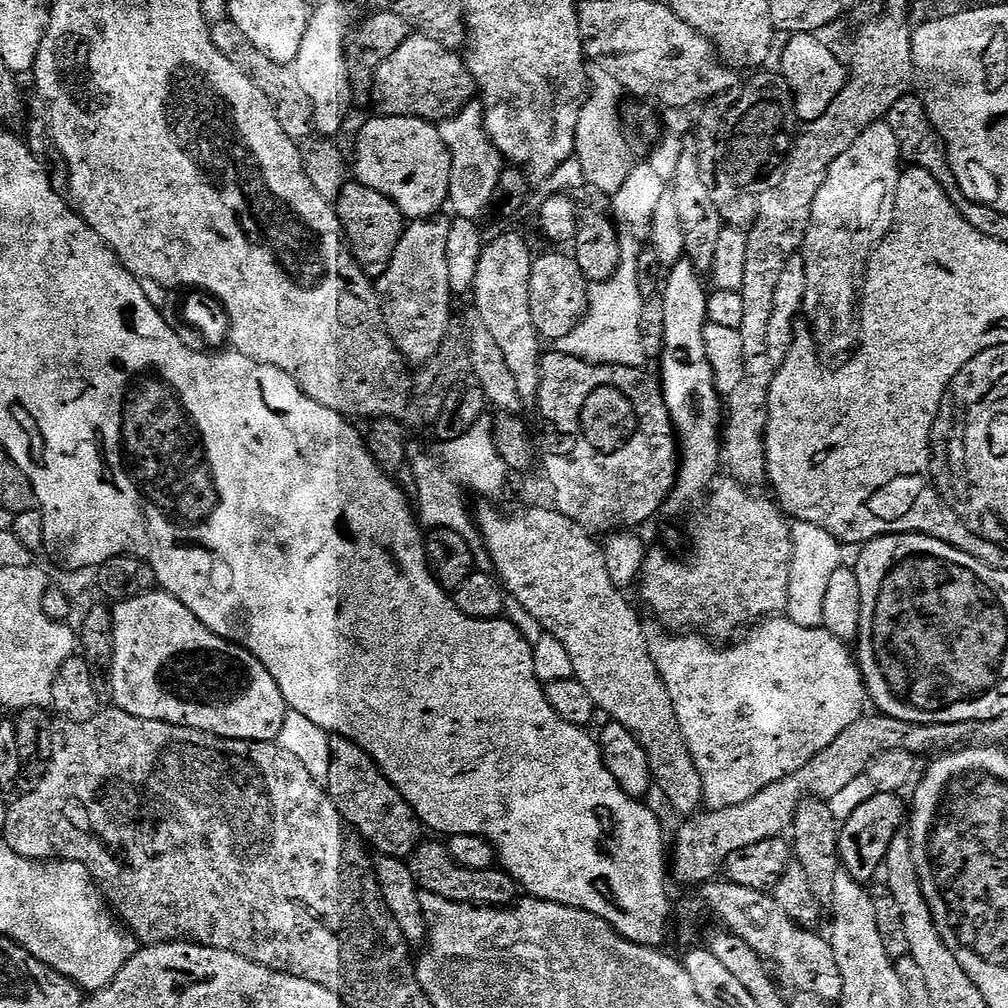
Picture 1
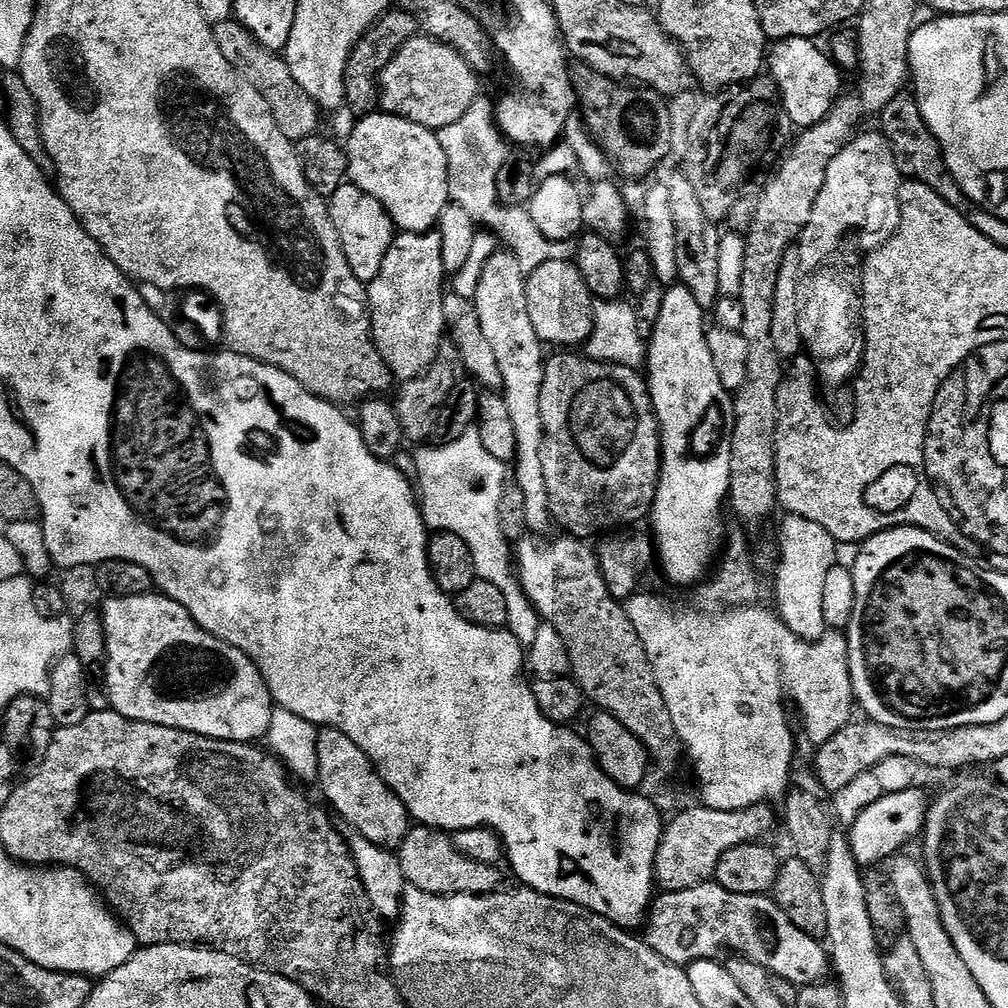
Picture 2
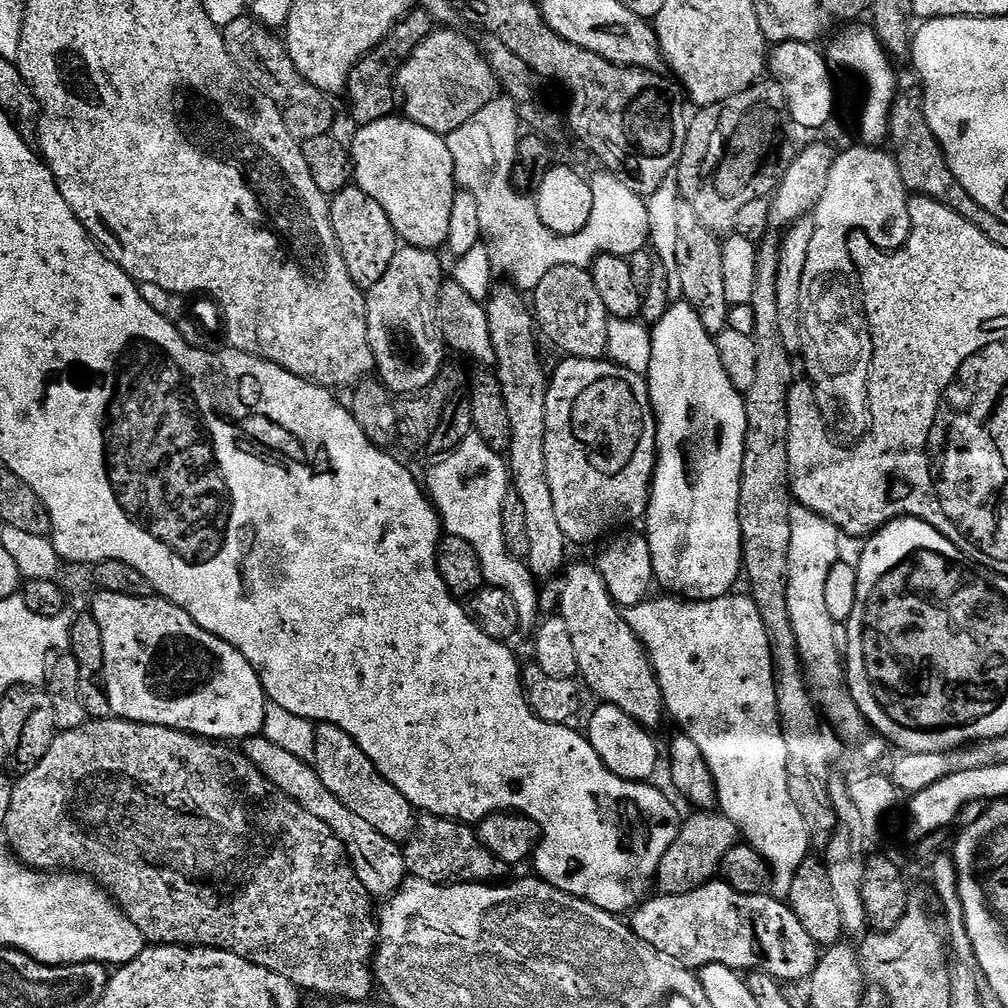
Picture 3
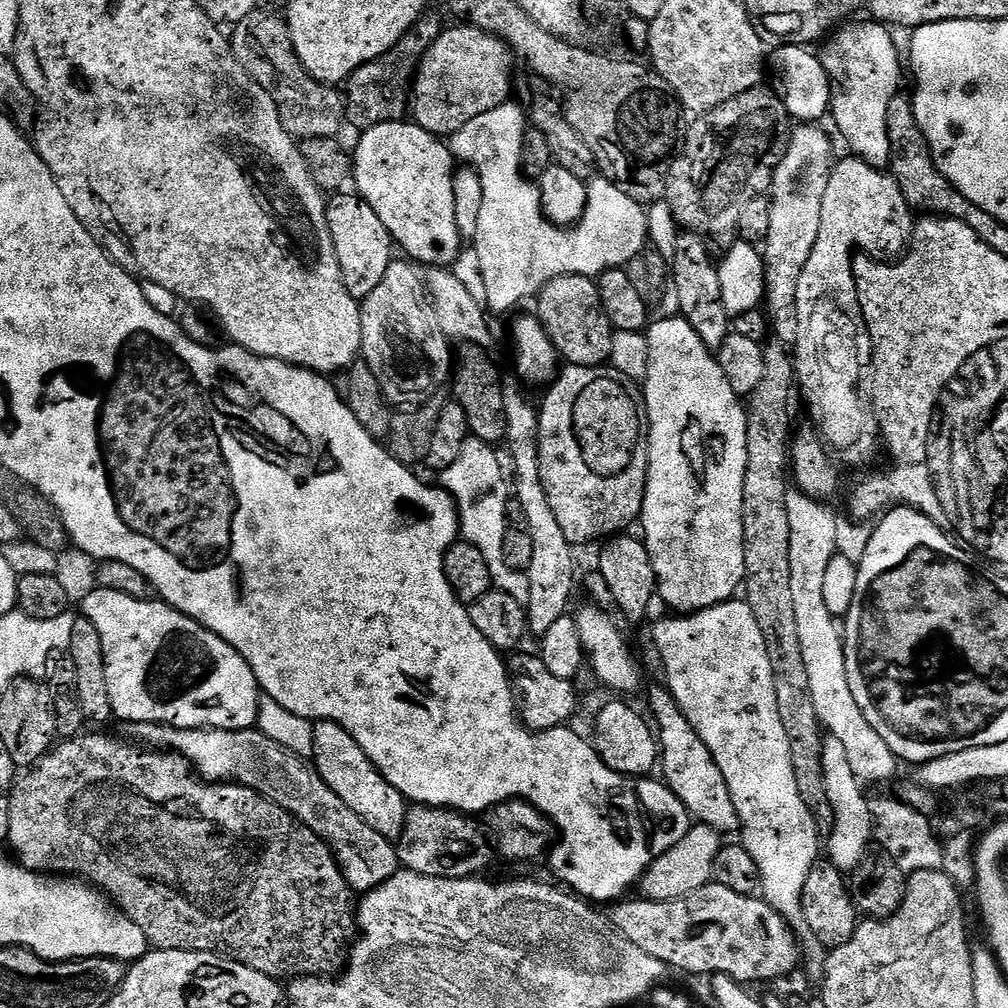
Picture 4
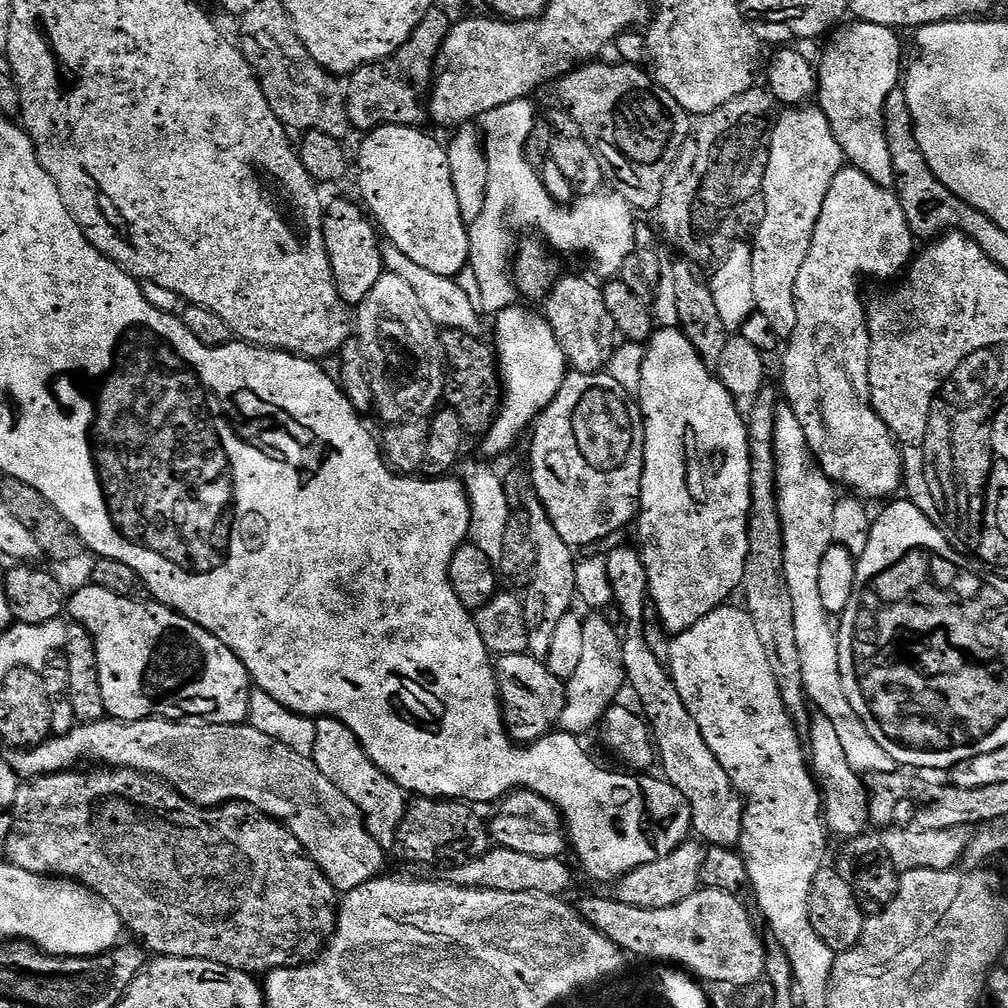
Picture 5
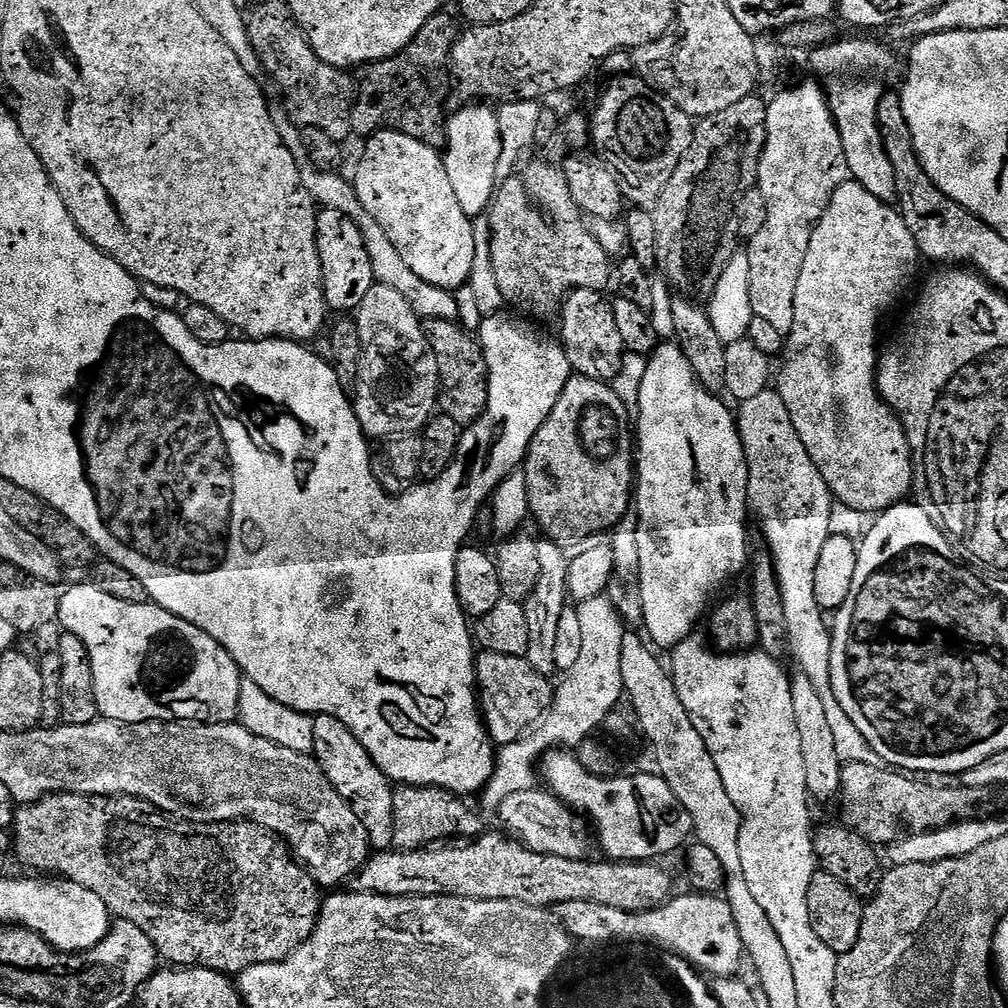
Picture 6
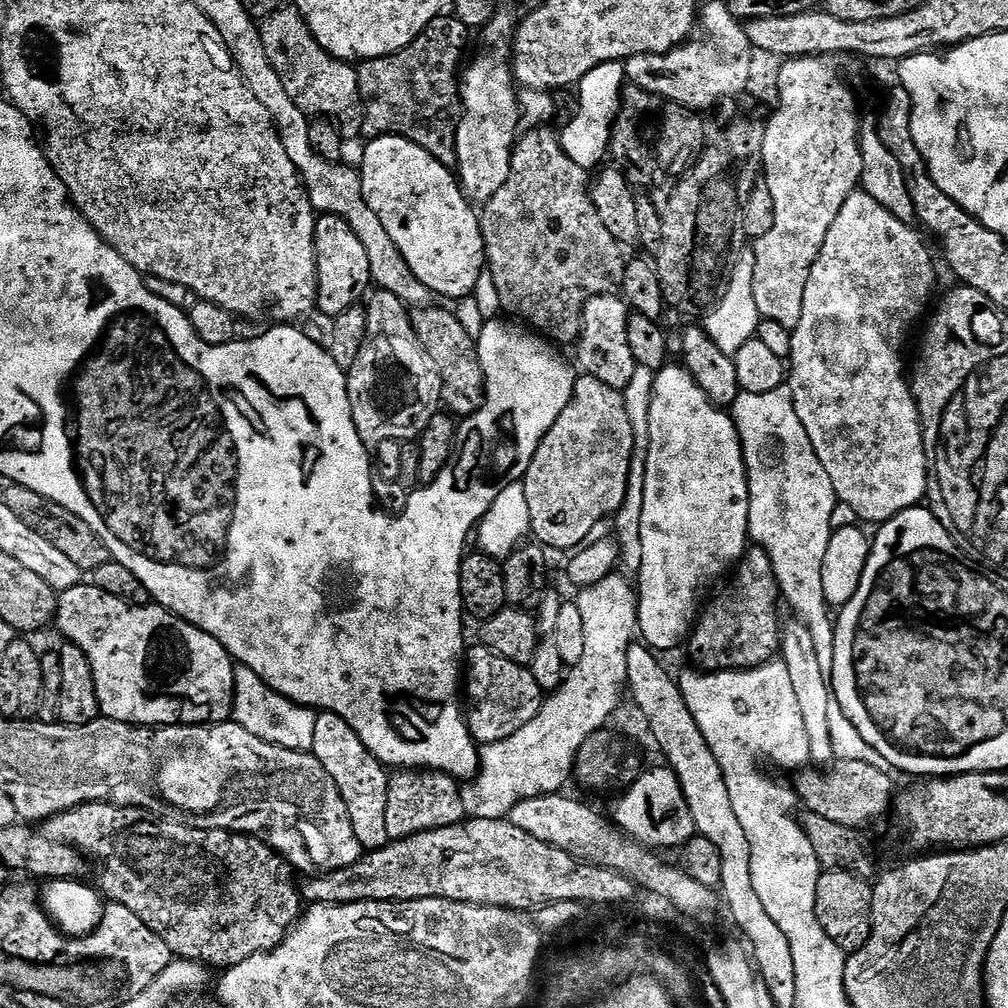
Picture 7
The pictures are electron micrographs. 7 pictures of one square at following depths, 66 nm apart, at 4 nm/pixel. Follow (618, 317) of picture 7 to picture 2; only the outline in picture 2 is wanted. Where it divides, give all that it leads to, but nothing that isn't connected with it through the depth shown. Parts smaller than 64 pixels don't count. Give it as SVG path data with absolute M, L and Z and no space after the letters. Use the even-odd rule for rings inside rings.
M551 260L527 273L526 306L530 306L530 322L545 345L561 344L561 349L572 350L575 344L587 345L592 337L596 325L594 297L572 260Z

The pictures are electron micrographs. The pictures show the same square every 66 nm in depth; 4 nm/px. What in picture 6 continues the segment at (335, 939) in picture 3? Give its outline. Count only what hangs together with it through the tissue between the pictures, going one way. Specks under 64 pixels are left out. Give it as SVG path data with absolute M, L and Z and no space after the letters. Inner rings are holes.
M57 792L54 796L44 796L40 800L36 800L33 804L26 804L17 807L14 812L14 856L17 861L20 860L28 868L37 868L40 874L59 874L63 879L73 880L78 886L86 886L86 890L94 890L94 894L98 894L98 898L102 898L102 902L106 902L109 913L113 917L129 920L134 922L134 926L138 926L138 930L142 930L142 934L146 934L146 938L150 938L150 942L154 942L157 953L161 957L164 956L169 965L183 966L186 968L210 968L215 972L223 972L225 974L239 974L246 971L250 966L258 966L259 964L269 964L270 962L278 962L285 960L290 953L298 950L306 941L312 937L312 932L316 928L316 923L320 917L320 907L322 905L322 889L316 883L316 879L312 877L305 865L296 859L293 851L289 848L281 836L277 836L268 828L263 828L261 824L255 824L253 820L227 820L226 822L214 822L213 824L195 824L189 820L178 820L175 816L170 816L166 812L155 808L149 800L140 800L137 796L83 796L82 794L74 794L73 792Z

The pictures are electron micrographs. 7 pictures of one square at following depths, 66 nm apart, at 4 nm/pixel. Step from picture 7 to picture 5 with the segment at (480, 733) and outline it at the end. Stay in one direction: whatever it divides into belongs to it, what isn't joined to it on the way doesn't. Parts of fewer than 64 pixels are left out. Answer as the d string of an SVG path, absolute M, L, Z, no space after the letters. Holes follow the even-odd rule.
M528 652L501 656L495 661L494 667L496 680L500 683L500 702L508 735L520 746L527 746L533 740L549 735L550 729L558 725L567 704L565 681L550 674L547 663Z

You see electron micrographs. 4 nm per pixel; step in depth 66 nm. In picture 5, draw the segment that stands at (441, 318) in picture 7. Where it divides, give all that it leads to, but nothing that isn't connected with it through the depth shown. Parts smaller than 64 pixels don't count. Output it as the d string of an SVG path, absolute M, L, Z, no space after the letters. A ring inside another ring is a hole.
M451 330L445 331L442 336L446 364L450 369L450 378L445 379L444 382L444 400L446 401L447 407L452 408L458 414L458 418L462 418L462 426L464 427L465 433L467 433L469 437L476 436L476 438L482 438L492 428L492 423L496 421L496 415L499 414L500 405L502 403L502 381L498 371L498 361L493 345L491 343L483 344L483 342L479 340L480 338L479 335L470 332L453 332Z

